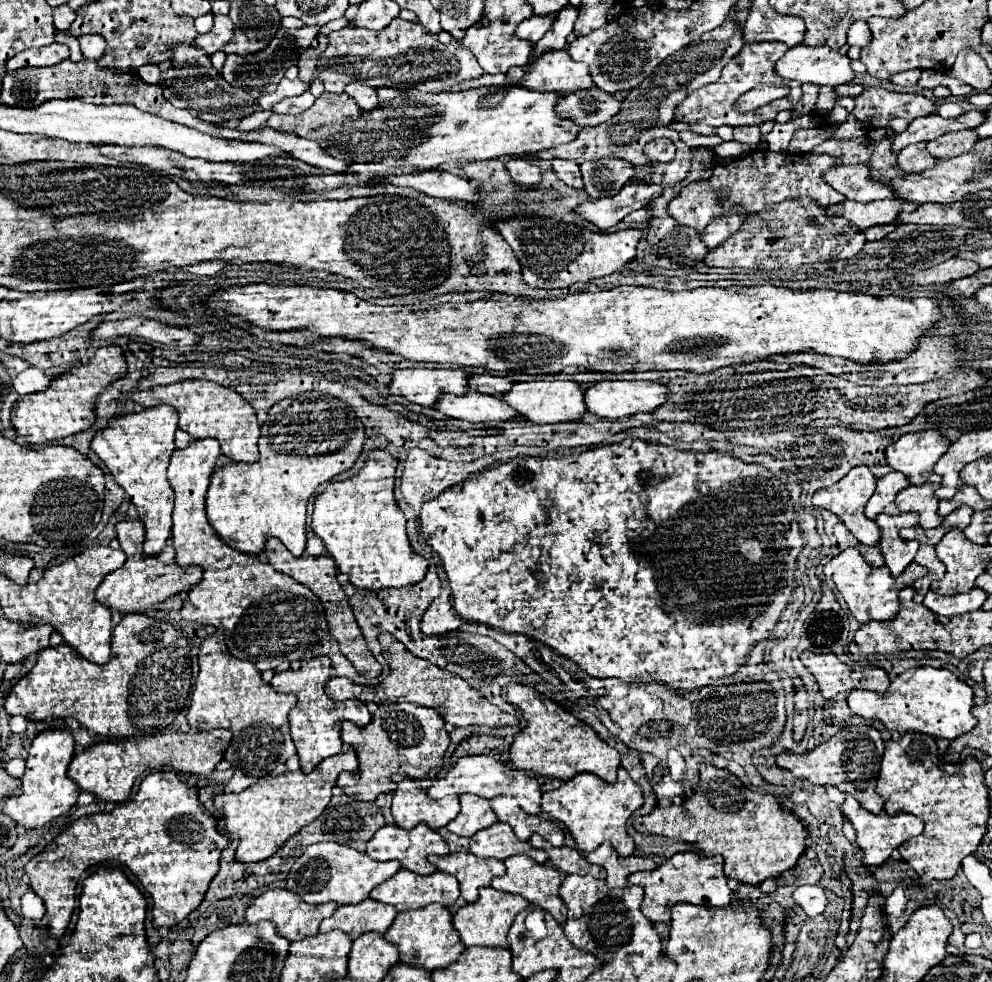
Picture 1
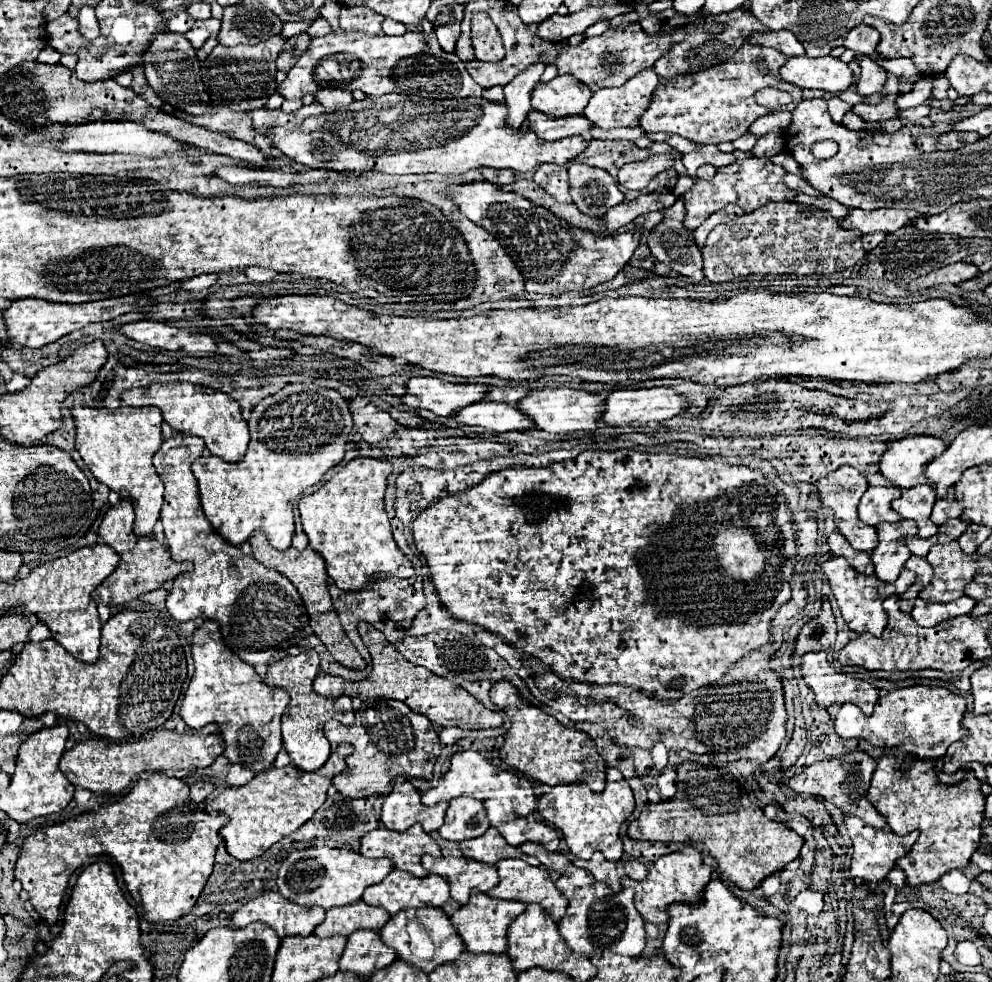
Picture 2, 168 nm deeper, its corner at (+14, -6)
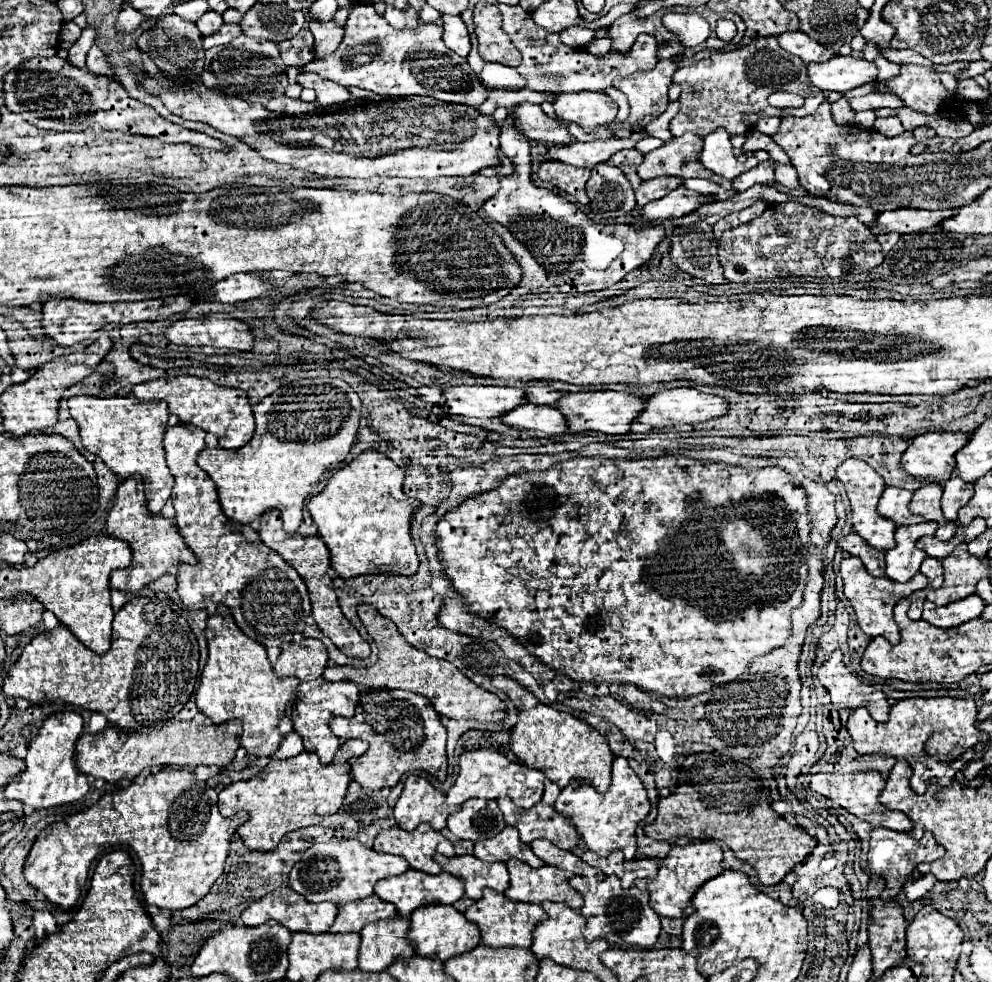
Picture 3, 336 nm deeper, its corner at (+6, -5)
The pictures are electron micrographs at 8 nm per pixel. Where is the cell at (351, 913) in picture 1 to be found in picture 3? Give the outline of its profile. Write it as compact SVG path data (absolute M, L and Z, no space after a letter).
M376 894L356 900L356 902L348 902L348 904L340 904L338 906L338 916L330 928L330 932L360 932L362 926L376 922L376 920L386 920L396 916L396 906L392 906L390 902L380 900Z

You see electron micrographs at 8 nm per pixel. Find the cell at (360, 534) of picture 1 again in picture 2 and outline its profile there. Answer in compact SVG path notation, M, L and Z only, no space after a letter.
M358 457L358 459L352 459L332 479L328 479L318 491L304 495L298 503L302 527L310 539L310 547L324 557L328 575L344 591L366 589L366 577L372 577L374 573L384 573L386 577L412 577L414 575L412 563L406 559L406 555L396 547L396 543L392 539L390 521L384 511L386 477L390 473L392 473L392 465L388 461Z

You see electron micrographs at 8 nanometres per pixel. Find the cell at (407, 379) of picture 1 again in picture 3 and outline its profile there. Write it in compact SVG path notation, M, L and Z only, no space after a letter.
M454 386L444 392L446 404L440 408L456 416L500 418L510 410L526 404L524 388L498 388L498 386Z

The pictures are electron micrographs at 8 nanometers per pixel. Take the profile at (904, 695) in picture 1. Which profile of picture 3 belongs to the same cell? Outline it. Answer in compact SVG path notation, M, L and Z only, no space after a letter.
M908 698L908 700L900 700L890 708L890 720L886 724L878 724L874 722L874 718L868 714L868 710L858 708L850 714L848 720L848 732L854 740L854 748L858 754L886 754L886 756L894 756L894 758L902 758L906 760L914 774L910 780L912 790L916 790L916 794L924 794L928 780L926 780L926 772L932 770L930 766L936 766L936 758L930 758L926 754L926 742L928 738L934 734L934 730L968 730L968 728L976 728L976 702L972 698L968 700L958 700L958 698Z

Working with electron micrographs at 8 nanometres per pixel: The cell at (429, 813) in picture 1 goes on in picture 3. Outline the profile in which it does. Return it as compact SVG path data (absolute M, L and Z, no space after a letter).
M410 774L406 778L402 796L394 806L394 816L400 828L414 830L418 824L428 822L434 830L446 828L448 818L446 796L438 792L424 776Z

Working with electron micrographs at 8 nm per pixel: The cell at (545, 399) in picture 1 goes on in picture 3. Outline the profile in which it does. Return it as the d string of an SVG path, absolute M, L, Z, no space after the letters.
M570 392L564 394L556 408L568 418L570 432L602 432L602 434L630 434L630 424L644 410L644 398L628 392Z

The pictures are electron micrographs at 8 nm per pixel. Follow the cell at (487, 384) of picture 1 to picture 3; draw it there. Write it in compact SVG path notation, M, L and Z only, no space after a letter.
M528 386L528 402L532 404L554 404L558 398L562 398L562 392L552 390L550 386Z

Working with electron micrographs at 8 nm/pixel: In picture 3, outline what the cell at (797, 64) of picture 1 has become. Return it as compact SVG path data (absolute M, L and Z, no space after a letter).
M836 56L822 64L808 64L808 78L820 90L848 92L868 82L876 82L878 68L864 58Z

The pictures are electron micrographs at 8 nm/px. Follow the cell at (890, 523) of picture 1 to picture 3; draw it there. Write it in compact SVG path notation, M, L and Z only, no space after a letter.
M922 522L914 526L898 526L896 548L886 552L886 576L896 582L908 582L926 558L924 550L916 548L922 536L932 536L936 532L936 522Z

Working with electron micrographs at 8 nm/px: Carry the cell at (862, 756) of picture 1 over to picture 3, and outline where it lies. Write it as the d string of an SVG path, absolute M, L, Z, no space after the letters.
M814 774L812 784L810 784L810 788L814 792L822 794L824 798L834 800L838 806L846 808L856 818L870 822L872 826L882 826L882 828L896 830L896 832L910 832L912 820L904 812L888 810L886 806L882 806L878 802L878 796L884 790L884 786L886 786L886 782L884 782L884 778L880 778L880 774Z

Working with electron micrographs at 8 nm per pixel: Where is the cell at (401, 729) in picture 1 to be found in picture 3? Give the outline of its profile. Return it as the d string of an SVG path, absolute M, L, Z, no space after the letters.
M364 688L354 716L332 718L330 730L338 738L360 738L370 744L362 756L350 758L348 762L354 780L360 782L362 788L392 788L410 772L426 772L440 782L446 778L446 728L426 696L406 690Z

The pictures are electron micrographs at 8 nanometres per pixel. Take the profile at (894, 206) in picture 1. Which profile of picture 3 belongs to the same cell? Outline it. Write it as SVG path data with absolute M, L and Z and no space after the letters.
M900 208L892 212L882 212L878 216L876 226L872 226L872 234L886 234L886 232L898 232L898 234L910 234L910 232L922 232L928 230L942 220L954 216L958 210L916 210L916 208Z

